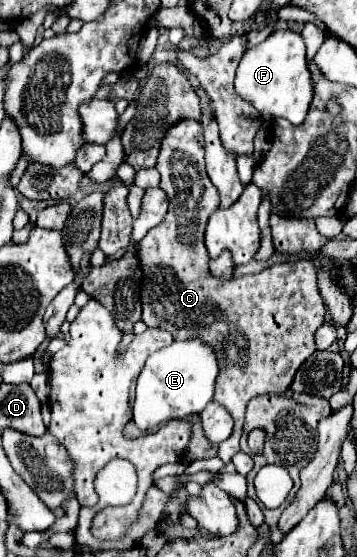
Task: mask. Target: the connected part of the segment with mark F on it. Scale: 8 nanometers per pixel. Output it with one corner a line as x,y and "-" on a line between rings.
277,30
259,46
249,48
237,68
235,92
251,102
263,118
287,118
293,124
301,124
313,98
313,80
305,64
305,44
301,34

